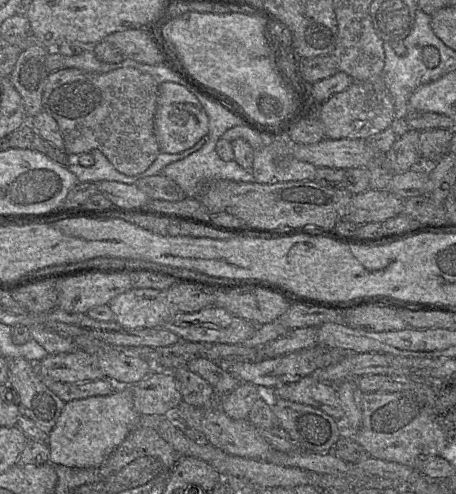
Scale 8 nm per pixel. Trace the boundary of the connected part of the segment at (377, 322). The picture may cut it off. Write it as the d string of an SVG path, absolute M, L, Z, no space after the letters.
M360 305L343 313L342 321L348 326L371 332L401 330L406 327L397 311L377 305Z

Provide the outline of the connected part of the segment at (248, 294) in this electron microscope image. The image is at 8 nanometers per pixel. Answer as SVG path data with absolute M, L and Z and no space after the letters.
M256 287L216 290L215 305L257 326L278 320L289 308L281 295Z

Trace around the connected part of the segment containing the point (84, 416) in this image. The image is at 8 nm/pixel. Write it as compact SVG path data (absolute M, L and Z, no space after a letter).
M118 386L114 392L105 396L66 402L48 436L49 463L73 468L101 465L137 426L139 416L131 386Z

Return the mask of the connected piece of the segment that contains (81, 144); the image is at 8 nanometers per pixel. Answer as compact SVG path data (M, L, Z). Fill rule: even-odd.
M63 68L48 74L42 95L42 111L49 113L57 122L67 155L77 157L99 150L118 172L136 176L144 172L161 153L154 135L158 85L151 75L135 68L119 68L106 73Z

